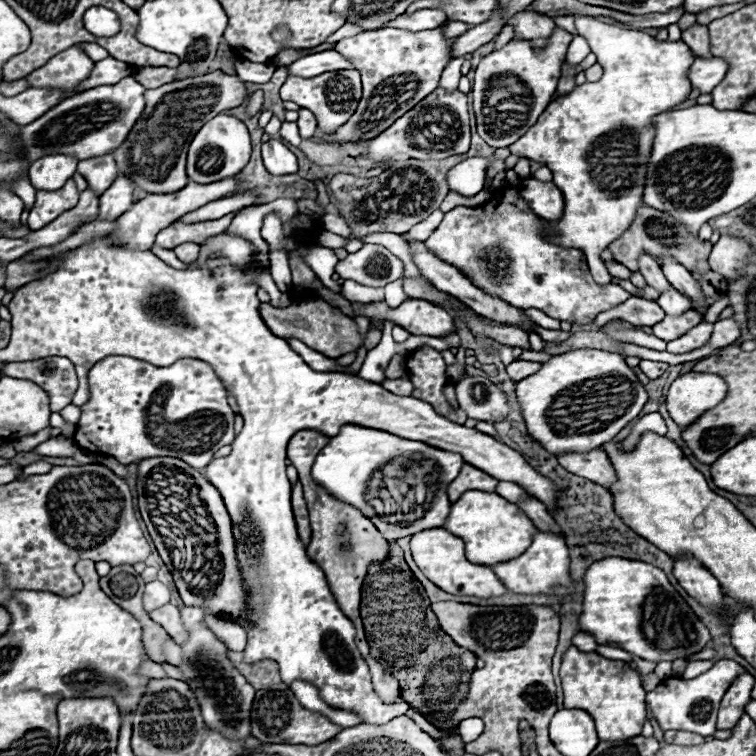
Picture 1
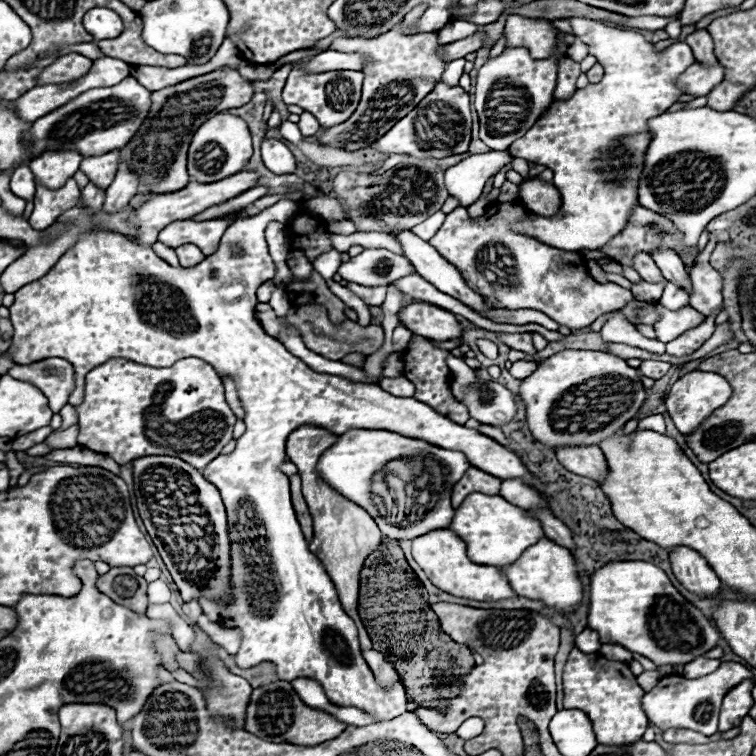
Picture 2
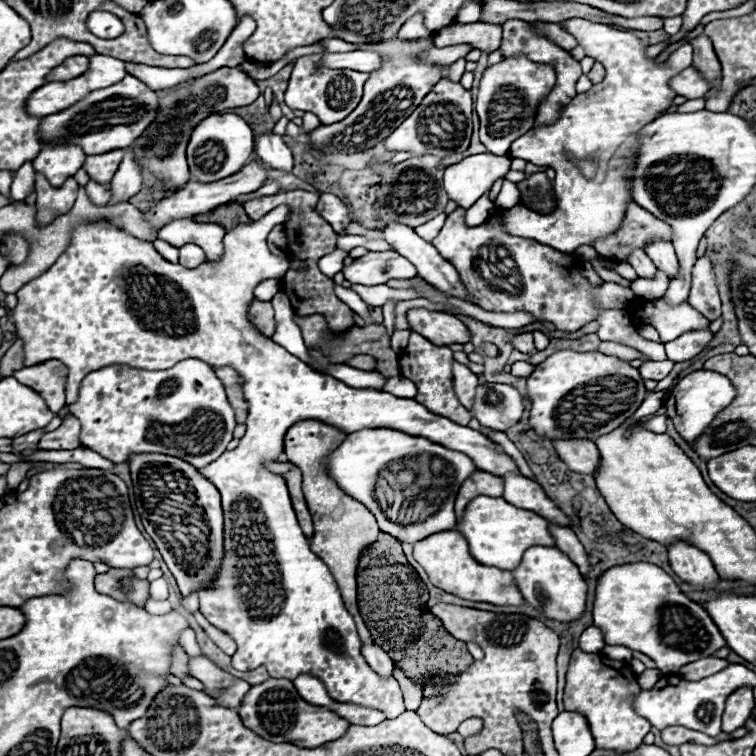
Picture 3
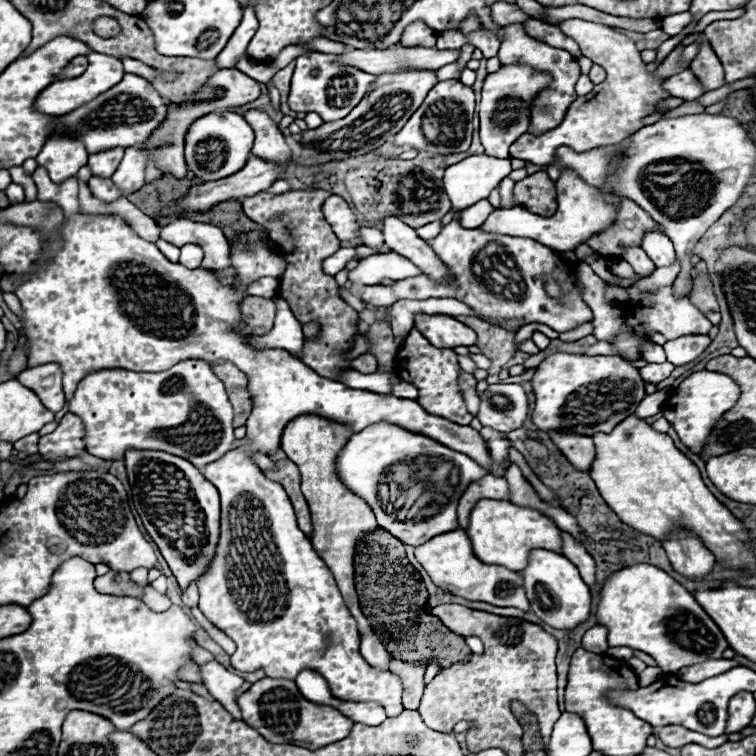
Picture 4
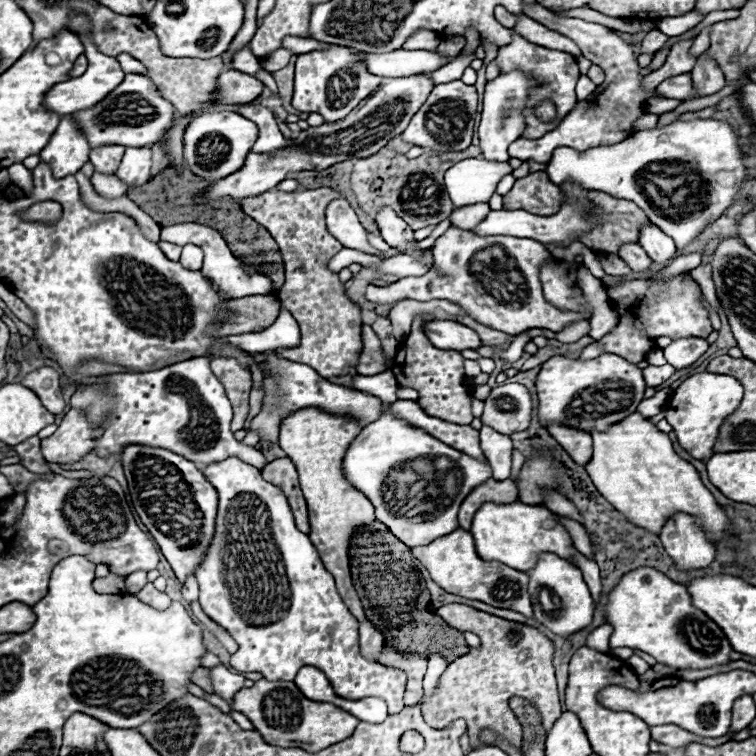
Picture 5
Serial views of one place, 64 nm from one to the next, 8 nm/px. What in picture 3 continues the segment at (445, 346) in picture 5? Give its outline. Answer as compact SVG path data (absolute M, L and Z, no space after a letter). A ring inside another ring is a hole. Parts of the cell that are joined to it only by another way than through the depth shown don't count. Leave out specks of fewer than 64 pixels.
M412 308L408 310L406 318L412 332L420 332L436 346L470 342L468 328L454 314L426 308Z

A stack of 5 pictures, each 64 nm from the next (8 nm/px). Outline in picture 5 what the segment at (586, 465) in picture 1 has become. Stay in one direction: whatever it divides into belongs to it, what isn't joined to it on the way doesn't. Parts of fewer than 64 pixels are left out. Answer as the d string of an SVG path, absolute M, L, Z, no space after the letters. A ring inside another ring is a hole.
M550 424L548 432L568 452L568 456L576 464L586 466L590 462L590 458L592 458L592 438L590 438L590 434L574 430L574 428L564 428L562 424Z

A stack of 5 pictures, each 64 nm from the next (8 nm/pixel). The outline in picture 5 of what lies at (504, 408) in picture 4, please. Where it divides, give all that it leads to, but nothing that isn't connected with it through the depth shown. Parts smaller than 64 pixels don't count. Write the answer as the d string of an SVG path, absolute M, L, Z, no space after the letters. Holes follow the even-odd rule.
M504 384L504 386L492 388L488 398L484 400L484 412L482 412L480 420L482 420L482 424L492 426L500 434L514 434L514 432L528 428L530 416L532 416L532 398L530 398L528 390L522 384Z

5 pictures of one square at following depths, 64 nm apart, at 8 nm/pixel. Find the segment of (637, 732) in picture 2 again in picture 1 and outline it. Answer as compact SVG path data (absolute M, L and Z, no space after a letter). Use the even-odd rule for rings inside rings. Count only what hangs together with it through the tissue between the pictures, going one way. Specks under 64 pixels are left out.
M570 646L562 656L560 680L564 688L564 708L582 708L596 720L596 732L600 740L628 740L642 732L646 718L640 674L630 668L628 662L608 660L596 652L580 652Z

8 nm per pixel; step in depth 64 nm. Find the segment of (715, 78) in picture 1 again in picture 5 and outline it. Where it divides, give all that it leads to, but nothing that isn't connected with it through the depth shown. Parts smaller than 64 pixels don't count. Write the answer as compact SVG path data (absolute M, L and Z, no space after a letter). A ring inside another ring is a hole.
M690 74L686 76L672 76L672 80L664 80L658 88L662 98L676 98L676 100L690 100L696 98L696 90L692 86Z

